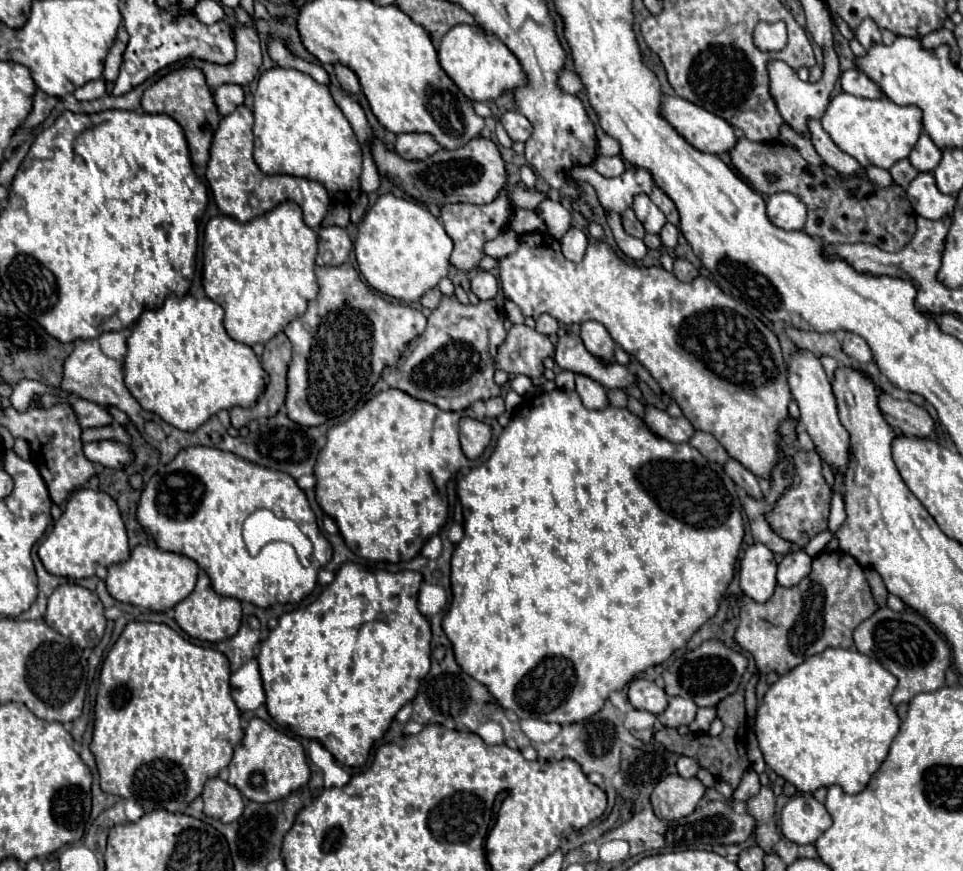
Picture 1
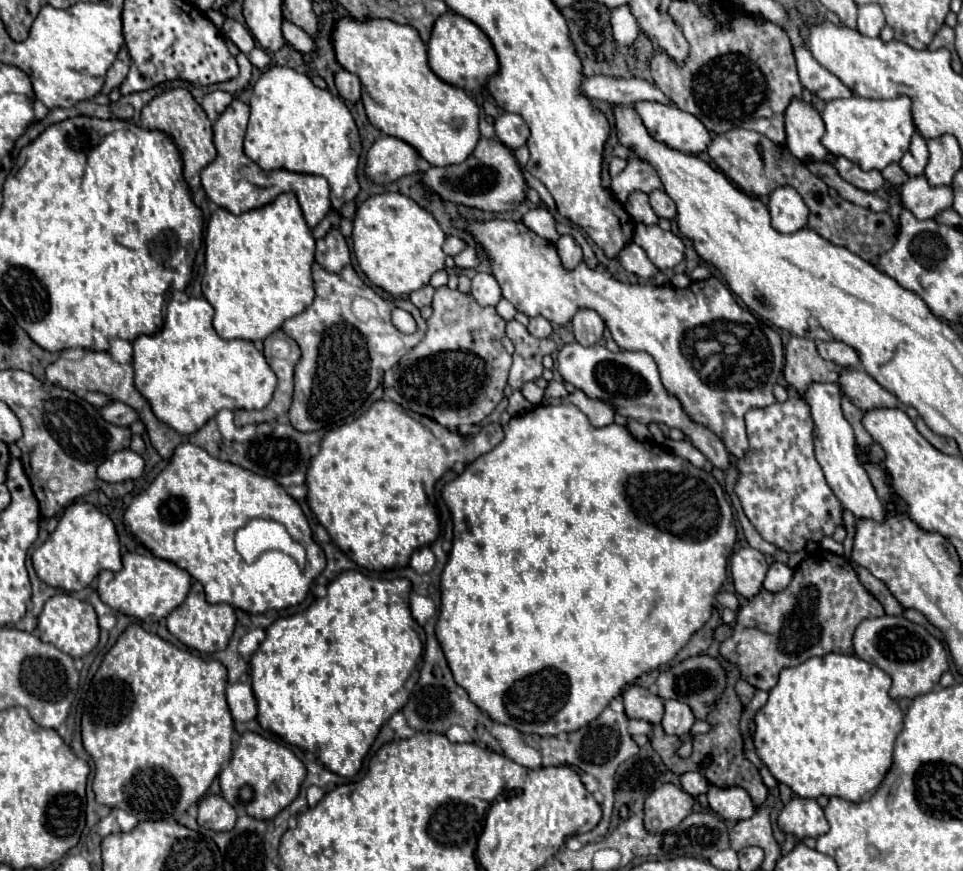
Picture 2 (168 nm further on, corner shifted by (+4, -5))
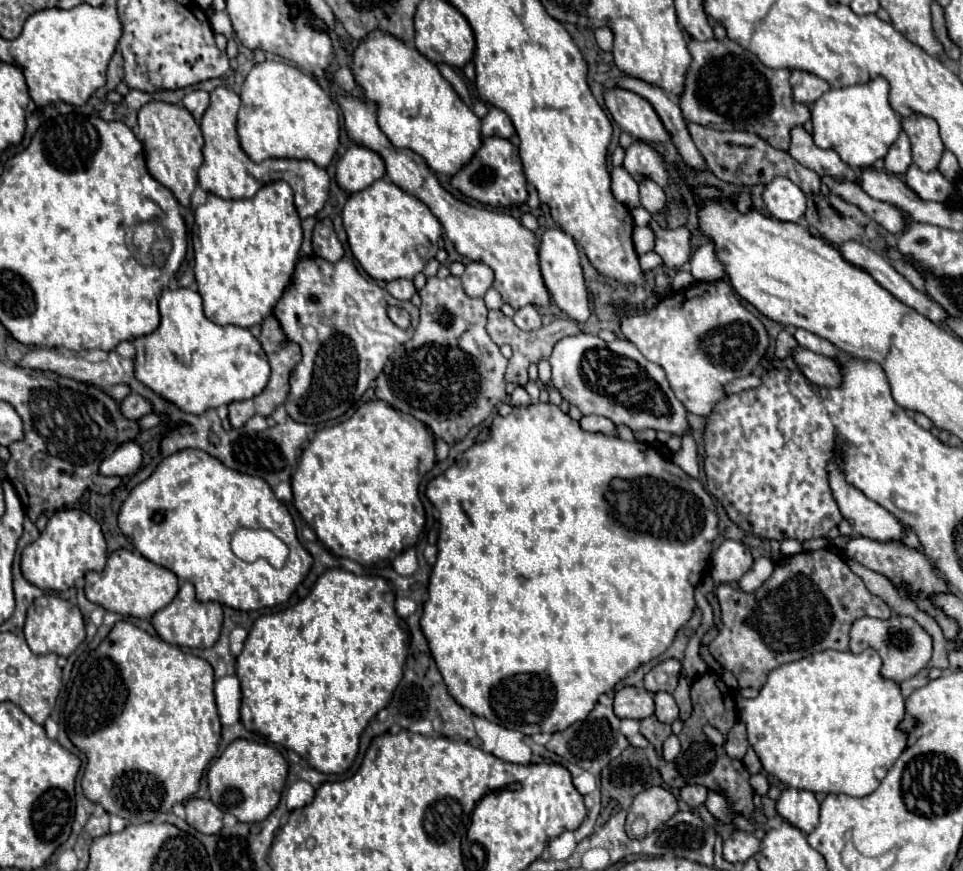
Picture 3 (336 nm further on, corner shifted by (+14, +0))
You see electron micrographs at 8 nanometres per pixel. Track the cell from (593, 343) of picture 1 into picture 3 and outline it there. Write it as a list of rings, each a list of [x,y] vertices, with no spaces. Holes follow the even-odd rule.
[[[546,229],[540,241],[540,271],[546,283],[546,289],[550,291],[554,303],[574,321],[578,323],[586,323],[586,319],[590,317],[590,309],[588,309],[588,293],[584,287],[584,277],[582,277],[582,267],[580,267],[580,253],[576,247],[576,241],[558,229]]]

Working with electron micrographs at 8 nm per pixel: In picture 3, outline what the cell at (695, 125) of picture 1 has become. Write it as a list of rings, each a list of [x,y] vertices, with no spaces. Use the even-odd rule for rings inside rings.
[[[612,87],[604,91],[604,103],[610,109],[612,119],[630,135],[648,143],[670,139],[658,113],[644,97],[622,87]]]

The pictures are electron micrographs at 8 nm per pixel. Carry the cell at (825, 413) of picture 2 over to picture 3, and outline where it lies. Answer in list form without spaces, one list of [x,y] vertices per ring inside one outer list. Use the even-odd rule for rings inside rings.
[[[830,465],[828,473],[834,499],[856,535],[880,543],[904,539],[904,525],[890,511],[886,511],[876,501],[868,499],[864,493],[860,493],[860,489],[848,485],[842,471],[836,465]]]

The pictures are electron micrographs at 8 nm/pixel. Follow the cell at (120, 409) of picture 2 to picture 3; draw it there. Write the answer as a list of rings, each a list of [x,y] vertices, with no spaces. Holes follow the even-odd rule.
[[[130,393],[124,401],[122,401],[122,413],[128,419],[140,419],[148,413],[152,413],[152,405],[150,401],[146,401],[142,395],[138,393]]]

